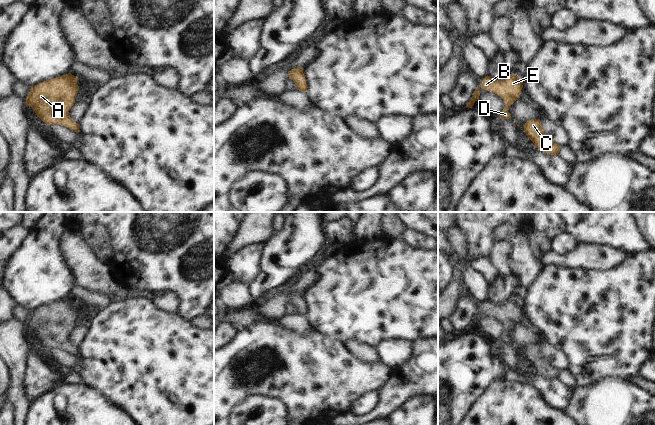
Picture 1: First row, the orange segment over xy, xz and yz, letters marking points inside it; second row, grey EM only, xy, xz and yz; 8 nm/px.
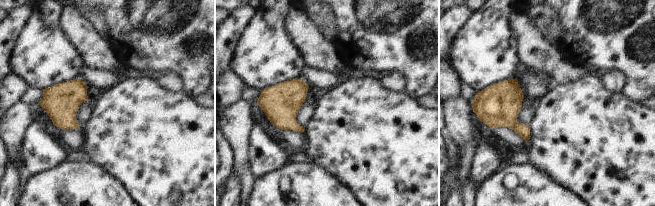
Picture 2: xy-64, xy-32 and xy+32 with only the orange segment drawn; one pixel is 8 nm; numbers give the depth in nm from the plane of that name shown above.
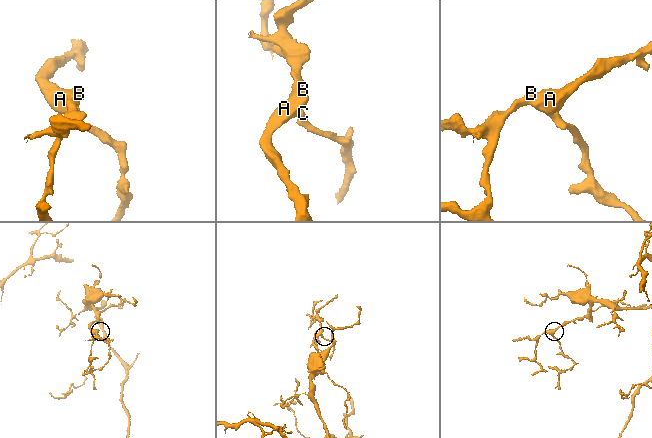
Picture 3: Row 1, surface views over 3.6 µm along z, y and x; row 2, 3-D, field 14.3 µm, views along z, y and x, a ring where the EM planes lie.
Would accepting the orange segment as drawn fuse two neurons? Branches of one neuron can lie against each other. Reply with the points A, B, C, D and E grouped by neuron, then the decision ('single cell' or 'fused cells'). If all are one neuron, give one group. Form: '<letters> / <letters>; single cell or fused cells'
A B C D E; single cell

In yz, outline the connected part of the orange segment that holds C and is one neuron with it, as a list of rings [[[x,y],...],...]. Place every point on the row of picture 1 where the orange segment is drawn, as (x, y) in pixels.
[[[531,119],[524,124],[524,132],[536,148],[549,155],[558,155],[560,146],[554,143],[544,132],[539,119]]]

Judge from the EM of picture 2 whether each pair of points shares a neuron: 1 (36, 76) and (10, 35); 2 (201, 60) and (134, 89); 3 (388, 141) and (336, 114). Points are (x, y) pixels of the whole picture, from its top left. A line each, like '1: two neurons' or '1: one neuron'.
1: two neurons
2: two neurons
3: one neuron

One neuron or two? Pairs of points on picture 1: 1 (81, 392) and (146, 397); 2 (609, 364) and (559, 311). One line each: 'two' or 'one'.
1: two
2: one

